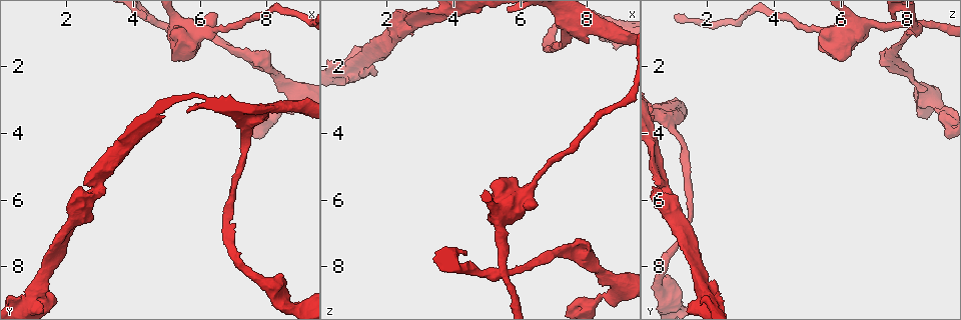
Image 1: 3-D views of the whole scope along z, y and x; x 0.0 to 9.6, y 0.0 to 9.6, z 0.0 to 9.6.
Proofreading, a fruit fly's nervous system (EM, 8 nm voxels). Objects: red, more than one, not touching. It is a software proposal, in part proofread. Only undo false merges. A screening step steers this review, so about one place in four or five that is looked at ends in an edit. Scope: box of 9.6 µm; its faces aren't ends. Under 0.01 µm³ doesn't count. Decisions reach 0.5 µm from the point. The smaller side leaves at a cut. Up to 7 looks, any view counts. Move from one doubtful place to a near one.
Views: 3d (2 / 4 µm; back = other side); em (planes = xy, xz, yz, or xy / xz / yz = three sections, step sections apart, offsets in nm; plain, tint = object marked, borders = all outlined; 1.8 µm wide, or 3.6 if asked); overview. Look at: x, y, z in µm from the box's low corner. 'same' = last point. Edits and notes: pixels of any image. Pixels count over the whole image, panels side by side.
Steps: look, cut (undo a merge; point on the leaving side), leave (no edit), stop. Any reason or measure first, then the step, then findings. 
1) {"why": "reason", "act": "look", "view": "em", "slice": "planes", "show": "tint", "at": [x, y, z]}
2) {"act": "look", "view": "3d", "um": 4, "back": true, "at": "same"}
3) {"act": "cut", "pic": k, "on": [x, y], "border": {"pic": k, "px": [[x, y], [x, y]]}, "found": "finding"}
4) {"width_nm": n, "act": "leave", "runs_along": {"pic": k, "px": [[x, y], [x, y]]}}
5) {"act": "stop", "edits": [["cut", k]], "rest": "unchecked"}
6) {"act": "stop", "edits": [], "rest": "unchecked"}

{"why": "a narrow waist", "act": "look", "view": "em", "slice": "planes", "show": "tint", "at": [6.85, 6.75, 1.45]}

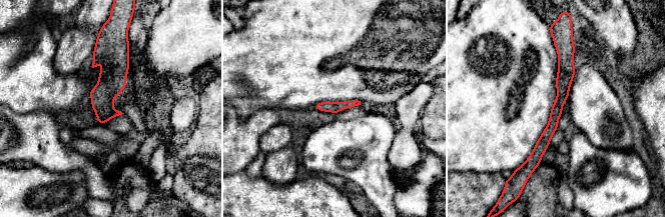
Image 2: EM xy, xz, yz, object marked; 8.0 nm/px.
{"width_nm": 90, "act": "leave", "runs_along": {"pic": 2, "px": [[564, 50], [562, 97], [534, 164]]}, "found": "all the same cell"}

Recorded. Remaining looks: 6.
{"why": "sharp bend", "act": "look", "view": "3d", "um": 2, "at": [7.40, 1.80, 7.60]}

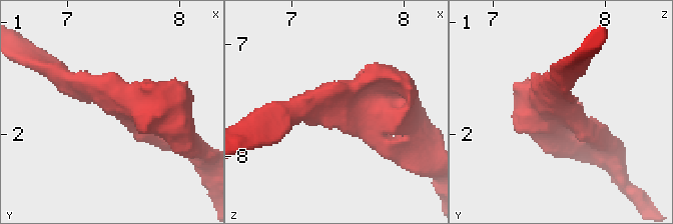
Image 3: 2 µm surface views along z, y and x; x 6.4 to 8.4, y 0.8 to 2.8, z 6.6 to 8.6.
{"why": "now the EM", "act": "look", "view": "em", "slice": "yz", "step": 4, "show": "tint", "at": [7.48, 1.76, 7.62]}

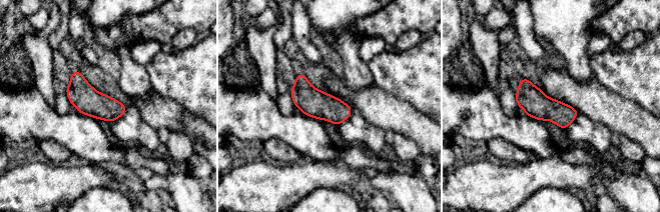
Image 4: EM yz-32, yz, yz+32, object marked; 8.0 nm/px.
{"act": "look", "view": "em", "slice": "xy", "step": 8, "show": "borders", "at": "same"}

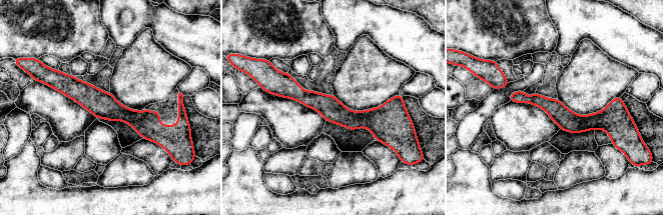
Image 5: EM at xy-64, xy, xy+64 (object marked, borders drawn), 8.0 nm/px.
{"act": "leave", "runs_along": {"pic": 5, "px": [[55, 85], [69, 85], [164, 131]]}, "found": "continuous, no second cell"}

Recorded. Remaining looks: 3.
{"why": "thick turns thin", "act": "look", "view": "em", "um": 3.6, "slice": "planes", "show": "borders", "at": [5.75, 0.95, 6.25]}

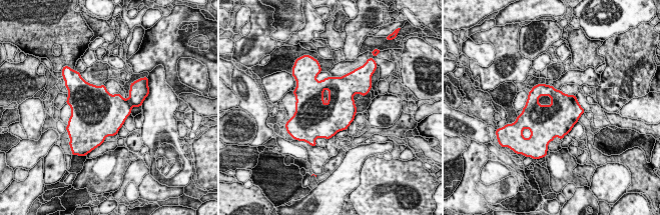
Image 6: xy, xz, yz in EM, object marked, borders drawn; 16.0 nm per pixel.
{"act": "leave", "found": "one cell here"}

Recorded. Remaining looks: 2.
{"act": "stop", "edits": [], "rest": "unchecked"}

